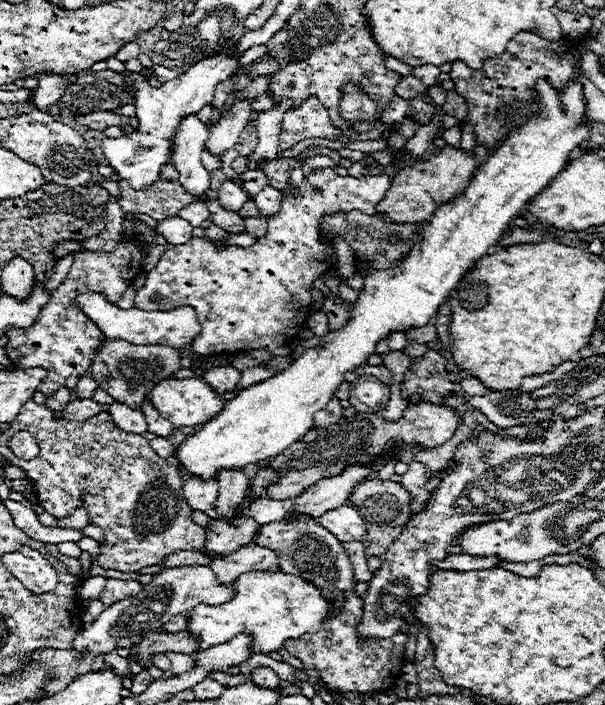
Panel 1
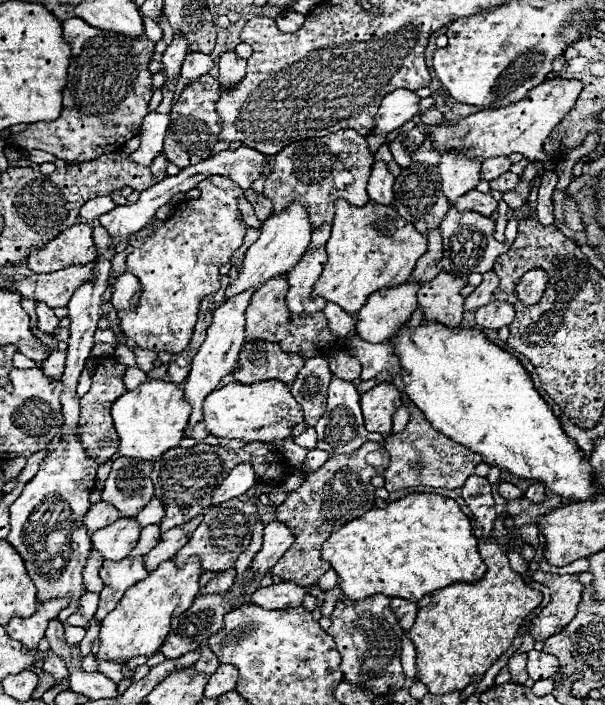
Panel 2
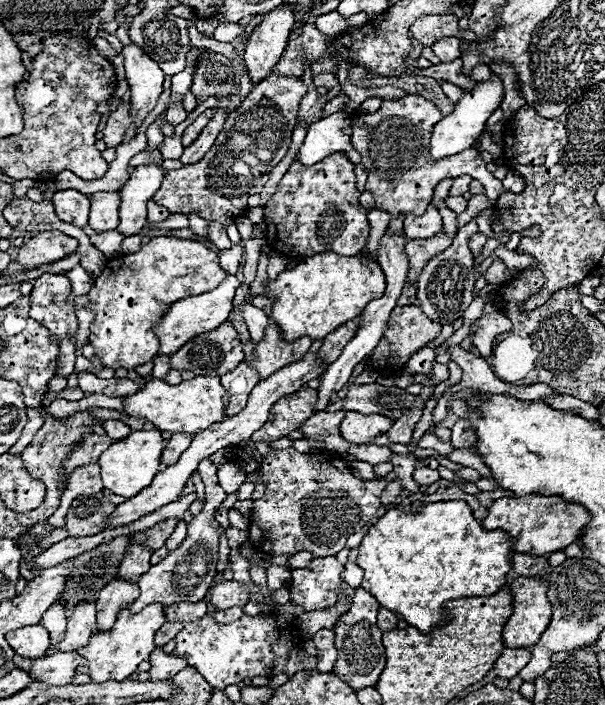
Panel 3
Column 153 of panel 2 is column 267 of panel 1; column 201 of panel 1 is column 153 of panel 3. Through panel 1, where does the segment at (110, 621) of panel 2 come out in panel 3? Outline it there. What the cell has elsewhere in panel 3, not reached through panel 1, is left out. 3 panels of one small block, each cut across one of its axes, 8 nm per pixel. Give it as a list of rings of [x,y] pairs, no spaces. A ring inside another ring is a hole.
[[[150,604],[144,610],[140,610],[138,614],[130,614],[128,608],[120,610],[112,630],[96,632],[90,638],[88,646],[84,646],[82,650],[76,650],[80,656],[84,656],[88,660],[88,666],[78,668],[78,674],[88,674],[92,678],[92,682],[96,682],[96,684],[108,682],[108,680],[116,680],[116,682],[126,680],[132,672],[136,672],[138,664],[142,660],[150,658],[150,654],[154,652],[154,648],[156,648],[154,636],[162,624],[164,624],[164,606],[162,604]]]

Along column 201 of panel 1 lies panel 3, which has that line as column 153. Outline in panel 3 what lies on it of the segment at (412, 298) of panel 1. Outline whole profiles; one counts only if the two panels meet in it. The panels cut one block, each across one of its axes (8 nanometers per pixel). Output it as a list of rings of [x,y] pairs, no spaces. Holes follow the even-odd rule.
[[[138,430],[138,432],[132,432],[130,436],[126,436],[124,440],[110,444],[110,448],[100,454],[104,490],[108,490],[116,496],[132,498],[142,488],[150,486],[152,478],[160,470],[162,448],[164,448],[164,440],[160,436],[160,430]]]

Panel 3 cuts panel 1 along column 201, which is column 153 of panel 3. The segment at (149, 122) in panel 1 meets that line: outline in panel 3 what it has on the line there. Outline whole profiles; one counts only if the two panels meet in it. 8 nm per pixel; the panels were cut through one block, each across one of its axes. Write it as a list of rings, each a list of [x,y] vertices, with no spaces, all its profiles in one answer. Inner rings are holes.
[[[128,44],[122,50],[124,54],[124,68],[130,84],[130,114],[132,114],[132,126],[124,134],[122,144],[130,142],[130,138],[136,134],[142,120],[154,110],[158,104],[158,98],[162,94],[162,82],[164,74],[158,68],[154,60],[150,60],[138,46]]]

